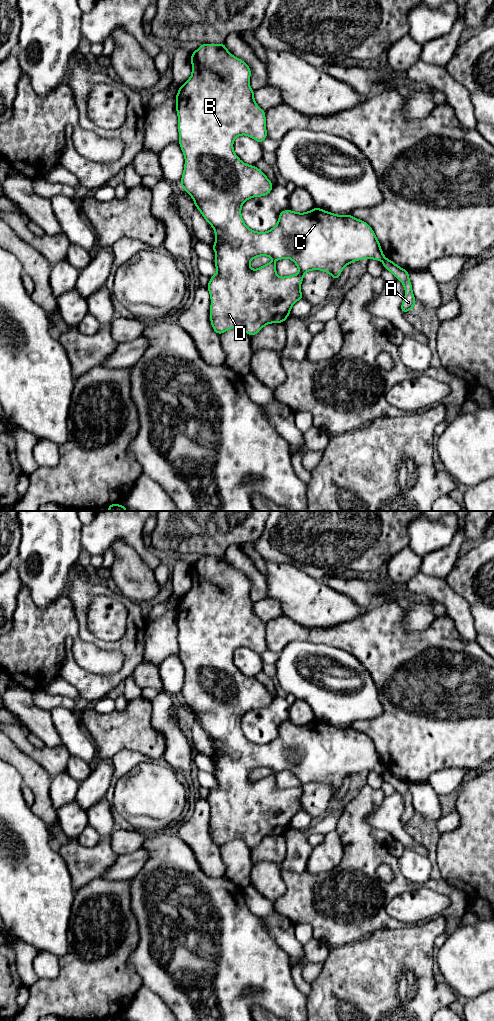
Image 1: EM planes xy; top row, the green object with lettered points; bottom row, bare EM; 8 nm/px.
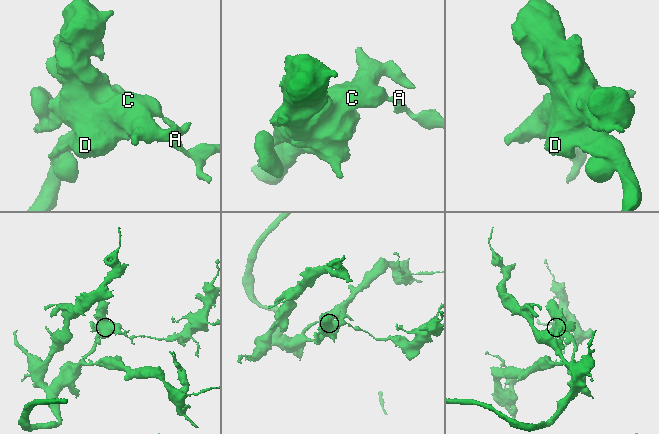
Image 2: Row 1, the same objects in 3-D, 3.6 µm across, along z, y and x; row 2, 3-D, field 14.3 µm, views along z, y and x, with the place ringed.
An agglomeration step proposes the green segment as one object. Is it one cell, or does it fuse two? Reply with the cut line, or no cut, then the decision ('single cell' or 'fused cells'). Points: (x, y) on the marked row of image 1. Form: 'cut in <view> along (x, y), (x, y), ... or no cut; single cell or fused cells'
cut in xy along (385, 258), (382, 261); fused cells

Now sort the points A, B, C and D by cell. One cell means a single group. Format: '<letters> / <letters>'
A / B C D

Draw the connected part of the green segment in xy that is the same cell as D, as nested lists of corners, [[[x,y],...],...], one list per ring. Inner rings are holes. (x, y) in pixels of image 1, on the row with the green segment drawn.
[[[202,44],[191,54],[192,75],[179,87],[175,97],[178,115],[179,145],[185,157],[185,165],[180,185],[194,200],[205,220],[215,231],[216,242],[210,245],[216,255],[213,262],[217,273],[210,277],[206,286],[211,297],[210,321],[213,330],[222,334],[232,328],[244,329],[250,336],[257,334],[265,325],[283,323],[290,315],[295,302],[303,299],[300,286],[306,272],[322,270],[329,273],[333,280],[339,278],[343,268],[350,263],[362,259],[383,261],[385,256],[372,228],[365,222],[350,215],[337,215],[320,208],[298,213],[291,210],[281,211],[278,223],[267,232],[251,230],[244,223],[241,208],[245,201],[252,197],[269,194],[273,188],[271,181],[256,166],[242,162],[233,149],[234,139],[247,135],[260,144],[266,139],[266,118],[254,100],[254,90],[250,87],[251,70],[241,59],[233,56],[220,44]],[[269,256],[274,261],[255,270],[250,268],[250,261],[255,257]],[[289,258],[298,267],[299,273],[286,277],[276,274],[277,260]]]

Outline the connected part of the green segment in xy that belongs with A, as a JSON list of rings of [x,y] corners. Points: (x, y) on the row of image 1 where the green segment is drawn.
[[[385,258],[382,262],[384,268],[389,270],[396,277],[396,279],[401,281],[402,284],[404,285],[405,298],[403,303],[401,304],[401,311],[404,314],[407,311],[412,310],[413,306],[416,304],[416,299],[413,295],[412,285],[409,279],[409,272],[399,267],[390,259]]]

